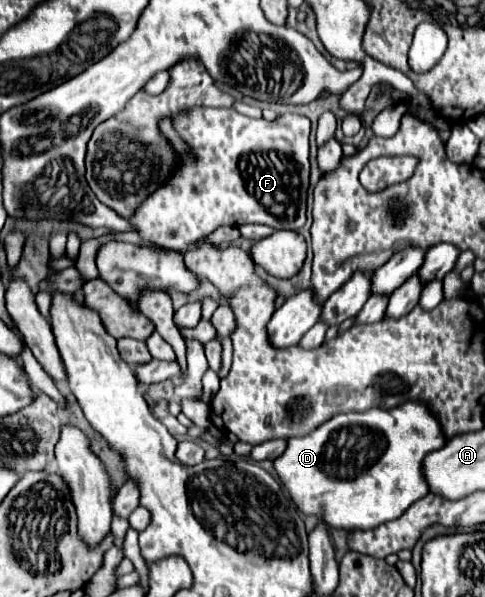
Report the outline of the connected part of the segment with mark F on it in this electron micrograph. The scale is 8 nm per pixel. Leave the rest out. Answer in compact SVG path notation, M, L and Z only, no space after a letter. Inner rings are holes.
M199 109L199 111L185 111L183 115L177 115L173 119L173 127L179 131L179 135L191 145L193 155L181 155L183 157L183 167L179 167L179 171L175 171L175 175L167 181L167 185L163 185L159 191L155 191L155 195L151 195L149 199L145 199L139 207L139 211L129 219L137 229L139 235L147 241L157 243L163 249L173 249L173 251L185 251L191 243L195 243L197 239L209 235L211 231L215 231L221 225L245 225L245 223L261 223L261 225L269 225L273 229L293 229L299 231L305 225L305 205L307 205L307 189L309 189L309 133L311 133L311 121L303 115L295 115L295 113L285 113L275 121L267 121L267 119L251 119L247 115L237 113L235 109Z

